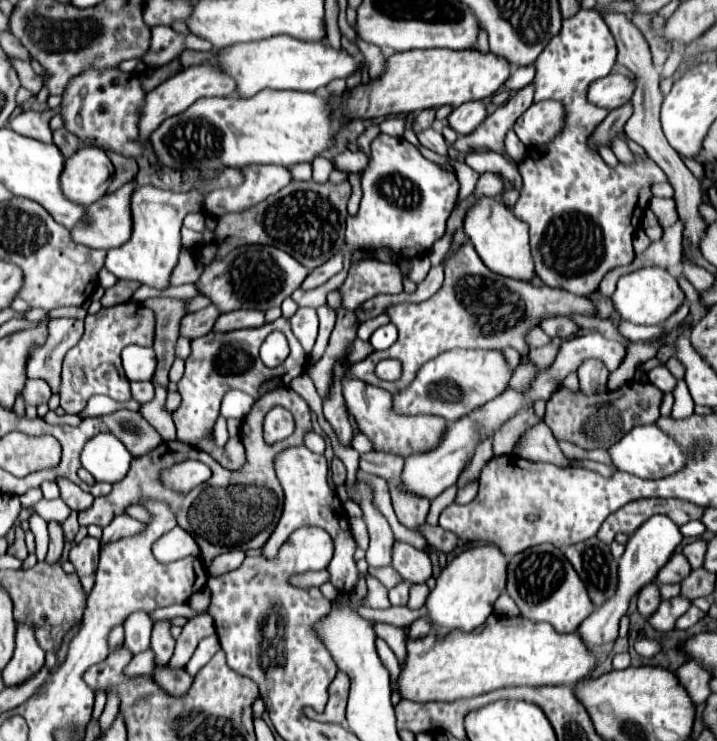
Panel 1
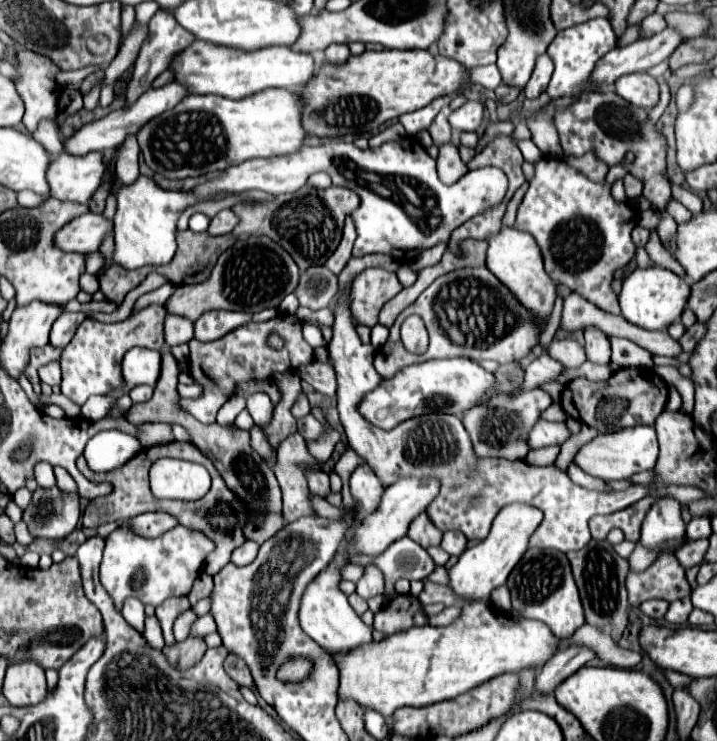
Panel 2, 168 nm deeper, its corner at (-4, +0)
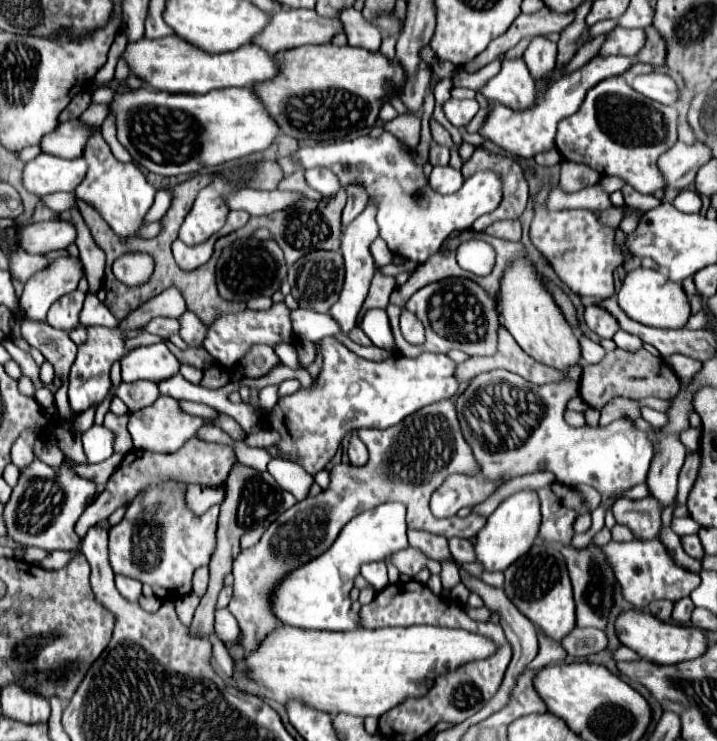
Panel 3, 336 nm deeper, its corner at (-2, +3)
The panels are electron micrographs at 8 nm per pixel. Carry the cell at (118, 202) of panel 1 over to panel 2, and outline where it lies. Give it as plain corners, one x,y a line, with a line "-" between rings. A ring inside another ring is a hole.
86,213
58,229
58,233
54,235
54,245
58,245
58,249
62,251
94,253
98,251
102,239
110,229
112,223
106,221
102,215

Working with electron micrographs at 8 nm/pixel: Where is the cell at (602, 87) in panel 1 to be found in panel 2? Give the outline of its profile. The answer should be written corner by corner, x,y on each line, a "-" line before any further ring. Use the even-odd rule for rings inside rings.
648,73
624,75
614,83
614,91
632,105
652,109
660,101
660,85

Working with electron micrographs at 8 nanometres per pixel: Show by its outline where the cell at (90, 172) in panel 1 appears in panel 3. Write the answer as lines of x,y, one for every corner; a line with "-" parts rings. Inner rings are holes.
40,154
24,168
22,184
36,196
52,192
74,192
88,172
86,158
58,158
52,154

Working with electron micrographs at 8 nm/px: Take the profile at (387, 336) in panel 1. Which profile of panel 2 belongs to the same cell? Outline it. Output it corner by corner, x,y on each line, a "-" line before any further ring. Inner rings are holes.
376,323
372,327
372,345
374,345
374,349
380,349
386,343
386,339
388,339
388,327

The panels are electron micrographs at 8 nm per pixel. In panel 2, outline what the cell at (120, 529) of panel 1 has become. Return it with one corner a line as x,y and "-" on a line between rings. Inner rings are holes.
142,513
134,519
128,521
128,525
132,525
132,529
142,535
142,537
158,537
162,533
166,533
168,529
178,525
178,519
170,513

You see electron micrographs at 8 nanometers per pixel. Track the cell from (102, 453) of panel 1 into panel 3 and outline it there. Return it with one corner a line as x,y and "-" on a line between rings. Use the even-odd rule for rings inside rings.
94,424
90,430
86,430
82,434
82,444
84,444
84,452
88,456
88,462
96,464
96,462
110,458
114,454
114,438
116,436
106,426

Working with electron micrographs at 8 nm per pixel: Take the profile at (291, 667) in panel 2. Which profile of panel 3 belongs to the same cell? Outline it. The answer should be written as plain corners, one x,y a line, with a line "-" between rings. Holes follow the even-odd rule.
282,626
276,634
270,634
256,654
248,654
244,662
236,666
234,678
236,686
254,694
278,700
284,704
288,698
300,698
310,706
316,706
328,714
356,714
356,716
376,716
380,718
394,706
402,704
408,698
422,698
426,696
436,678
448,672
458,670
460,666
486,660
498,650
498,644
492,638
482,634
472,634
466,630
452,630
440,626
406,626
406,628
378,628
366,630
356,628
352,632
320,632
320,630
302,630

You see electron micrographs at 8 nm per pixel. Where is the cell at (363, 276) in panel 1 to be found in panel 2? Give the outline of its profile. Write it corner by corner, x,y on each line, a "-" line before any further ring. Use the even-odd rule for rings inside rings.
366,269
354,279
352,287
352,313
360,325
374,327
378,313
394,295
402,291
396,273
386,269

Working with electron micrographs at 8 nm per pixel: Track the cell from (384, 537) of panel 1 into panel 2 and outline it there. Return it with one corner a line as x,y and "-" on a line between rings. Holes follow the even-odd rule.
366,463
354,469
350,477
350,491
352,491
352,497
362,505
366,513
372,513
378,507
380,497
384,493
382,481
376,477
376,473

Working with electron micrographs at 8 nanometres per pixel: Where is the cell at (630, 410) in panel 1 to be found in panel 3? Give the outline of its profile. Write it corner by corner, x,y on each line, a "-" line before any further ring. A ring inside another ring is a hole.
644,348
630,354
626,350
612,350
604,356
598,364
584,364
584,372
580,378
580,398
596,410
602,410
612,398
630,398
630,400
642,400
648,396
672,400
680,390
678,376
672,372
670,366
664,364
662,358
652,356

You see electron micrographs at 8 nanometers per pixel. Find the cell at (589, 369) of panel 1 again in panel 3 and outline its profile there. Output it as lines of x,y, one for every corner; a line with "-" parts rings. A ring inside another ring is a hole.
586,306
586,310
584,310
584,322
600,338
612,338
614,332
618,330
616,320
606,310
600,310
598,306

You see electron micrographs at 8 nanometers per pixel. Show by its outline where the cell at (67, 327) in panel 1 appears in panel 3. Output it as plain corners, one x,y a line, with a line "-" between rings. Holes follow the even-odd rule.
76,290
76,294
68,294
68,298
62,298
52,306
48,312
48,324
56,330
74,330
80,326
78,314
82,310
84,294

